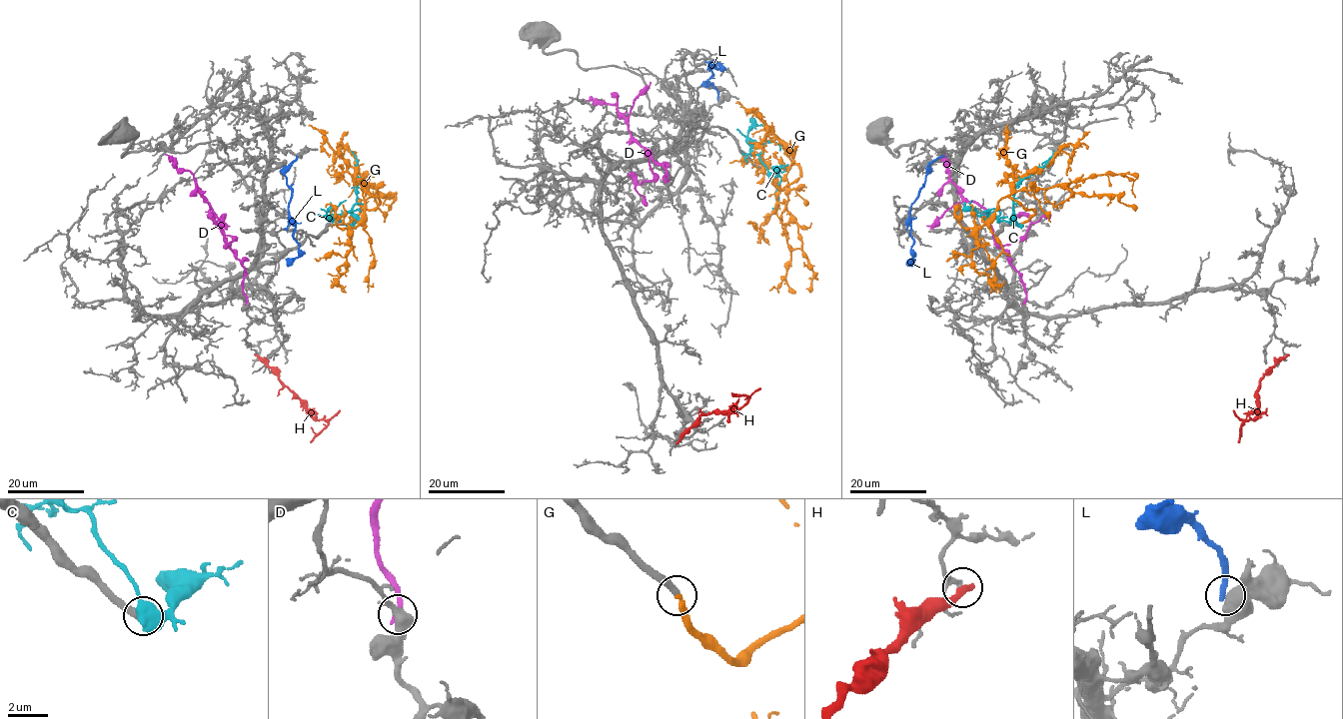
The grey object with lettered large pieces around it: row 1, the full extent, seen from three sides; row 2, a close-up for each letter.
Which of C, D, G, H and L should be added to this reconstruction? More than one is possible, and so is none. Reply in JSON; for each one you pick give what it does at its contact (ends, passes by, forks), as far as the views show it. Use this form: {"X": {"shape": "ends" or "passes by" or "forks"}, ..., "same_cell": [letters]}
{"G": {"shape": "ends"}, "same_cell": ["G"]}

